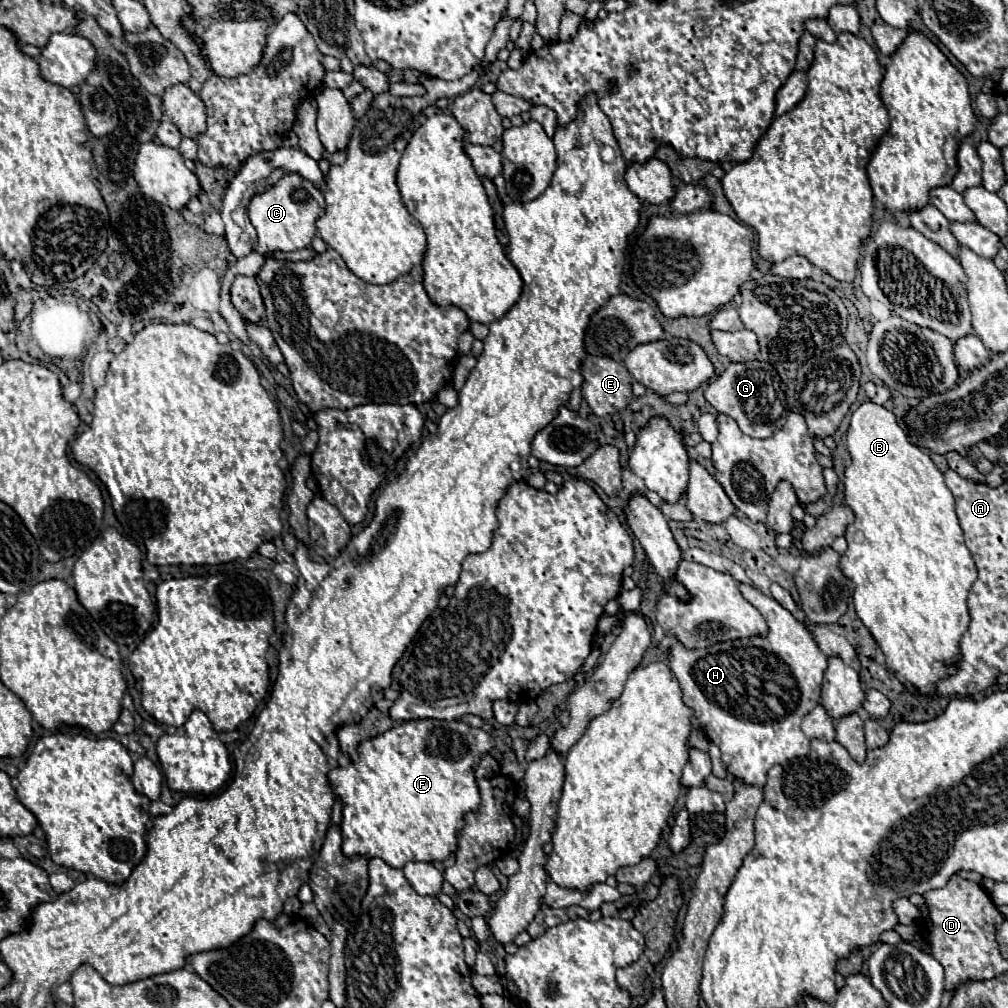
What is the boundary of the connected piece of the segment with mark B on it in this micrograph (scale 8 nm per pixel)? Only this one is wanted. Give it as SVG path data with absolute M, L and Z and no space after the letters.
M863 401L853 413L851 413L851 421L849 421L849 429L847 429L847 449L849 449L849 455L851 455L851 465L847 465L845 469L845 481L843 481L843 501L845 505L855 513L855 521L851 525L847 525L845 529L845 539L847 539L847 551L841 555L841 561L839 561L839 567L841 571L845 573L845 577L853 583L853 605L855 605L855 611L859 615L859 619L863 621L863 625L871 631L871 635L875 637L877 645L881 647L881 651L885 653L885 663L887 663L887 669L895 673L895 677L903 683L903 681L909 681L913 683L921 693L925 695L931 695L935 691L935 683L953 673L955 667L947 667L945 663L947 661L953 661L959 657L959 641L961 641L961 635L967 631L967 625L969 625L969 611L967 611L967 595L969 595L969 589L973 585L973 581L977 579L977 569L975 569L975 561L973 561L973 555L969 553L969 549L965 547L965 541L963 541L963 531L961 531L961 525L959 525L959 519L957 519L957 513L955 513L955 501L953 501L953 495L951 491L947 489L945 481L943 481L943 473L935 467L933 459L923 451L919 449L917 445L911 445L905 429L899 425L897 417L893 411L889 411L887 407L883 405L877 405L873 401Z

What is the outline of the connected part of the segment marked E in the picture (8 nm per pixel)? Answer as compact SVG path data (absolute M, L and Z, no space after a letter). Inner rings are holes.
M585 357L581 363L583 399L599 417L617 413L633 399L631 373L609 357Z

